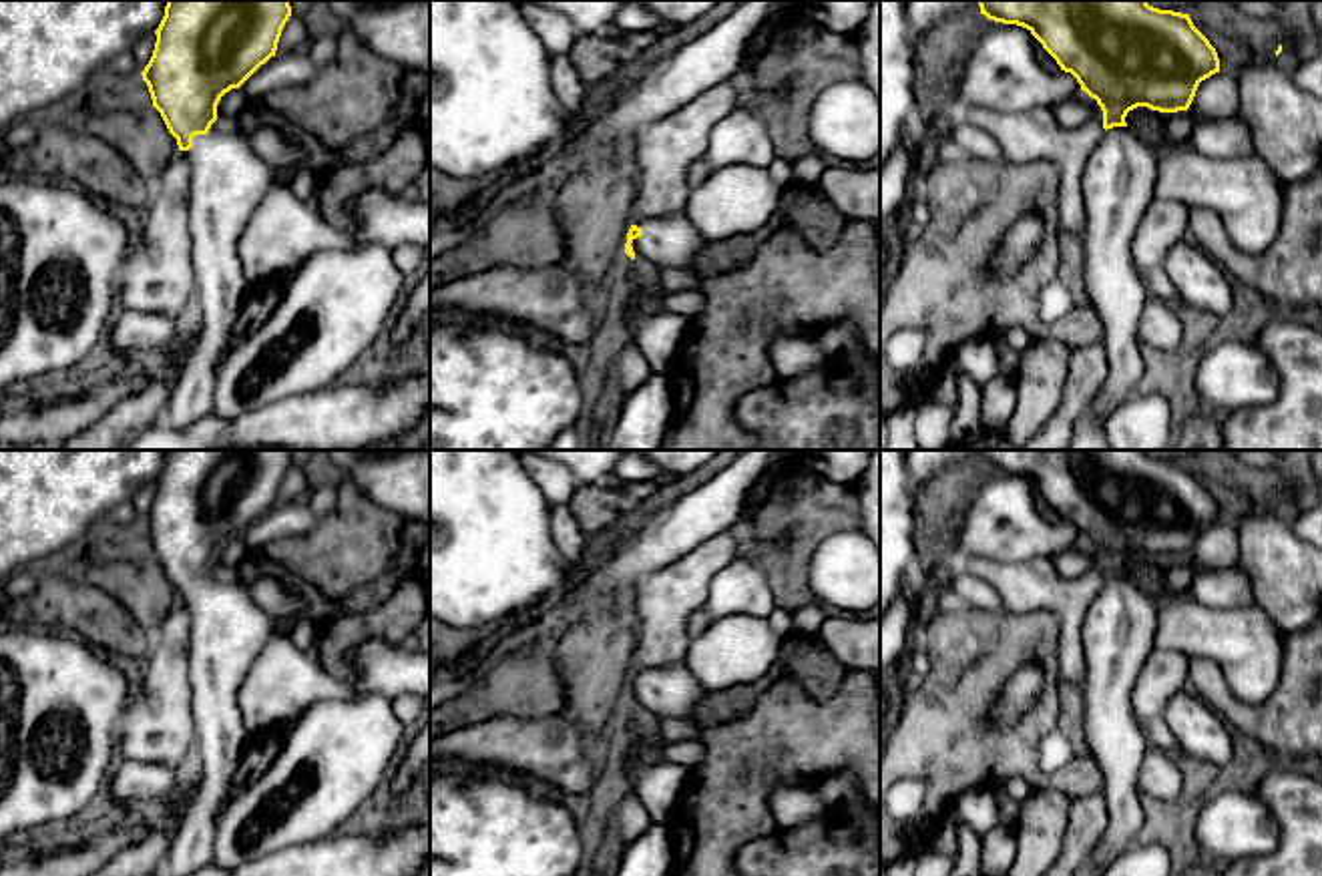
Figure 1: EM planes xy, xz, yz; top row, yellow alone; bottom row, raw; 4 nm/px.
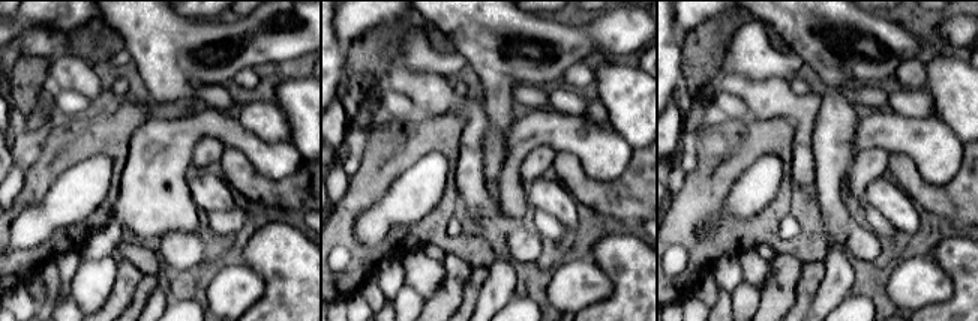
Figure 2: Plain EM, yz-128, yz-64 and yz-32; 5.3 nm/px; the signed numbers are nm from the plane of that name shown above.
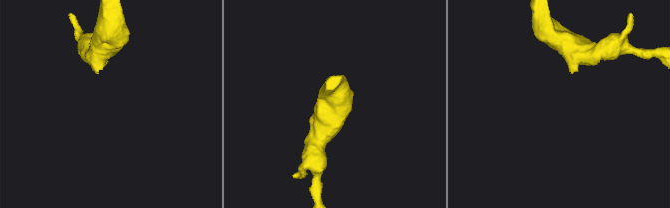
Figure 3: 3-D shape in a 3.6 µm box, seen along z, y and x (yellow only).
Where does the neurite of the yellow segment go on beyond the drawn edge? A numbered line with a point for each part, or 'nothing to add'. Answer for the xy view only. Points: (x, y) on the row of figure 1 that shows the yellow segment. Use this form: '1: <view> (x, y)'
1: xy (228, 179)

